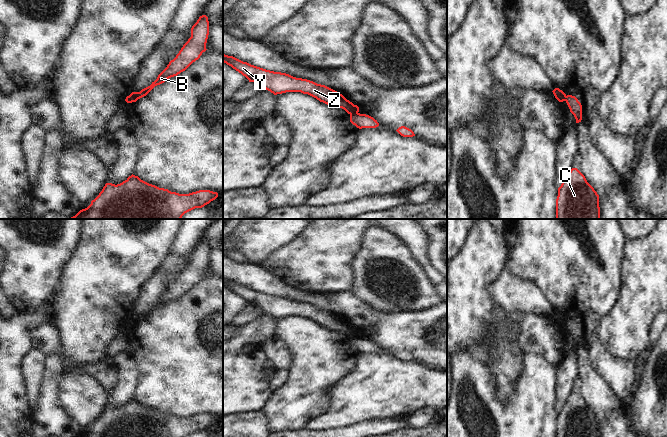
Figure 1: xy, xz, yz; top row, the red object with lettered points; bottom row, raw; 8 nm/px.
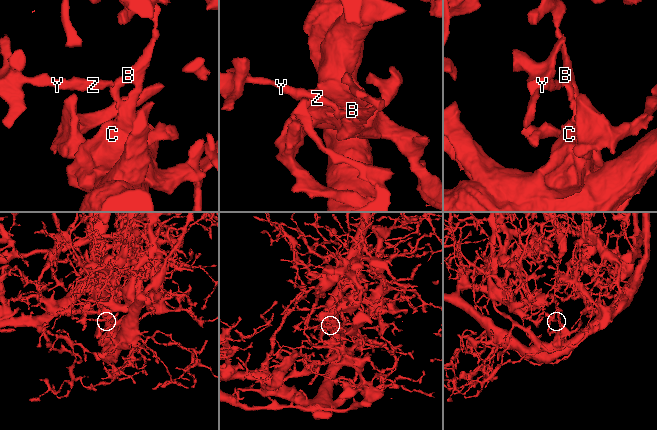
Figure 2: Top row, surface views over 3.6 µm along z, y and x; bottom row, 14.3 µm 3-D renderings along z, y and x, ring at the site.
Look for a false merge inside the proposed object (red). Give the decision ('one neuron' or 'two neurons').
two neurons

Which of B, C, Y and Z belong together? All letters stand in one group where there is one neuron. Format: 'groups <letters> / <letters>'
groups B C / Y Z

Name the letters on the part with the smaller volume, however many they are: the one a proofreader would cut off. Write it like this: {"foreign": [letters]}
{"foreign": ["Y", "Z"]}

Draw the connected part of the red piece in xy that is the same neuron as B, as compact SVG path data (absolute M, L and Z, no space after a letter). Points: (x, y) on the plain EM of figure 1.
M206 239L199 241L191 252L191 261L183 269L176 281L169 286L167 291L158 299L152 308L140 316L132 316L125 325L127 327L136 326L146 320L155 310L164 307L167 303L177 300L185 295L193 286L198 284L206 273L209 259L209 245Z

